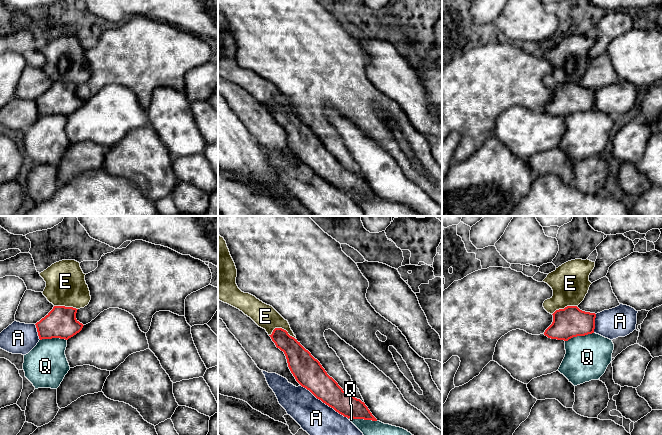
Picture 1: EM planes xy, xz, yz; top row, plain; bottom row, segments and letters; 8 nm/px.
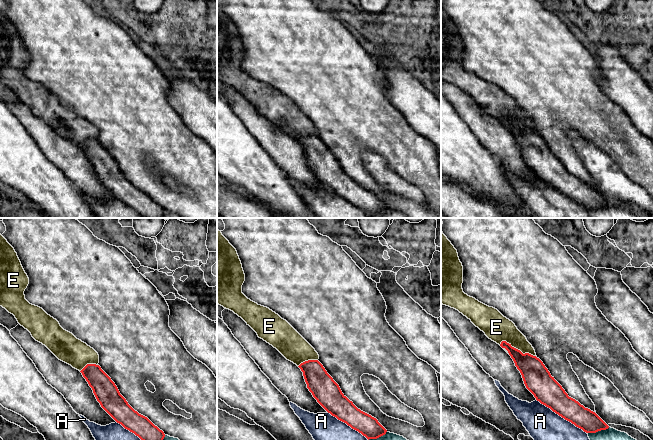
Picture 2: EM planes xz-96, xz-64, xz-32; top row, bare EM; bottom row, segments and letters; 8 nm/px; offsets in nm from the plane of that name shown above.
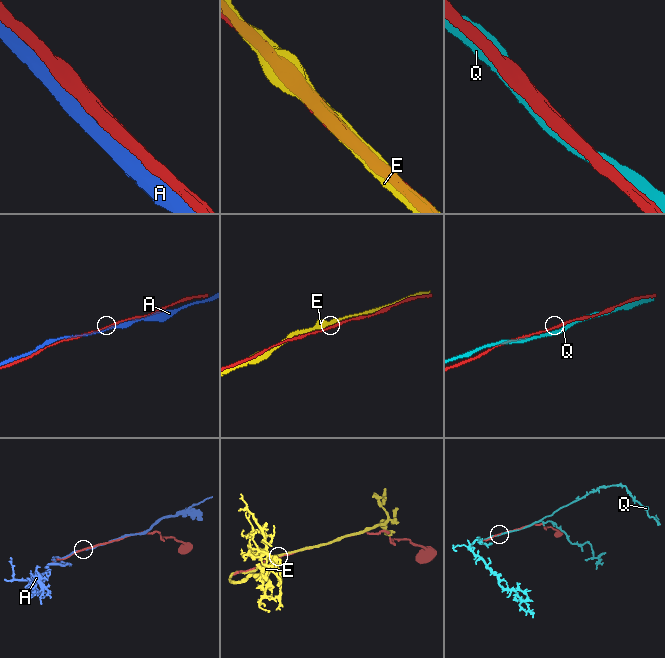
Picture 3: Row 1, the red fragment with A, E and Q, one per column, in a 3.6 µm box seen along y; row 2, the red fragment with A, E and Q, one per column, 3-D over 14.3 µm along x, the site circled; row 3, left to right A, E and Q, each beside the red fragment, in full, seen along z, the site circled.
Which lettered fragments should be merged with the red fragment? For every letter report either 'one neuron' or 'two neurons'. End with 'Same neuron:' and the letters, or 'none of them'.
A: two neurons
E: one neuron
Q: two neurons
Same neuron: E

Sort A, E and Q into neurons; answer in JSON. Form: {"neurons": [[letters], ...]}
{"neurons": [["A"], ["E"], ["Q"]]}

